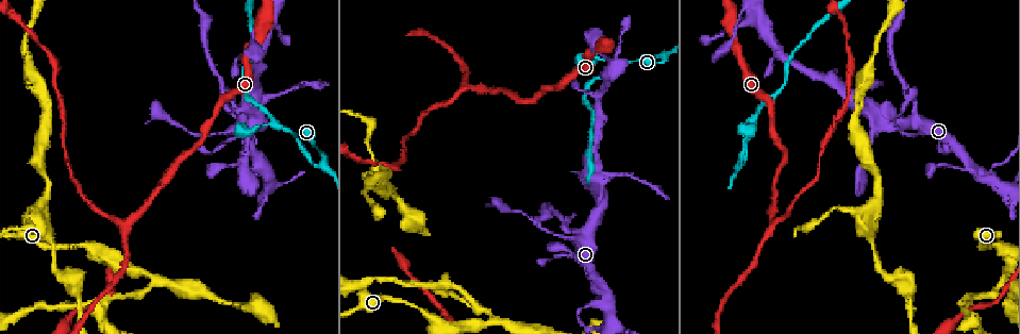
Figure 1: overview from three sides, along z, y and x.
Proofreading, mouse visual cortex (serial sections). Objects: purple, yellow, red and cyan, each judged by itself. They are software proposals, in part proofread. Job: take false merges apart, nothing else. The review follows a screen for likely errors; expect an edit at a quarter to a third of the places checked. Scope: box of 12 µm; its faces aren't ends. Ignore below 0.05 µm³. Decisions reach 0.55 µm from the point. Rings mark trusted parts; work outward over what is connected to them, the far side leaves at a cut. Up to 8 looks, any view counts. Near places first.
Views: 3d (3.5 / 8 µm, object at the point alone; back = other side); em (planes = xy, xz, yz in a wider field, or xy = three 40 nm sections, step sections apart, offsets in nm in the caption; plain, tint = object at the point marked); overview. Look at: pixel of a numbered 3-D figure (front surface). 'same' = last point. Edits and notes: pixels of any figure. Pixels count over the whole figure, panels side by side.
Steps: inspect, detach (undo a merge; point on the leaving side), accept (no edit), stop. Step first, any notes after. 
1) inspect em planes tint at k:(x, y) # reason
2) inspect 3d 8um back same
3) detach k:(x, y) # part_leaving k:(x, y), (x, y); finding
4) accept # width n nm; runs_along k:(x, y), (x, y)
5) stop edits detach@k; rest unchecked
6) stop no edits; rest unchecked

inspect 3d 3.5um at 1:(573, 229) # thin neck

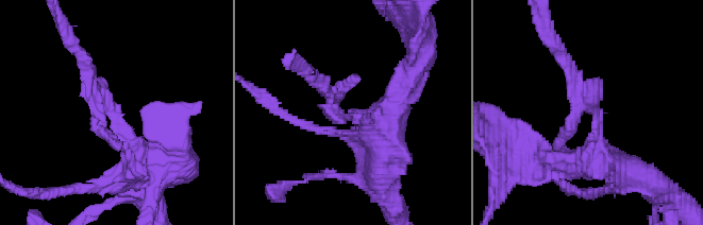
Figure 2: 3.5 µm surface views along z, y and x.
inspect em planes tint at 2:(110, 112)

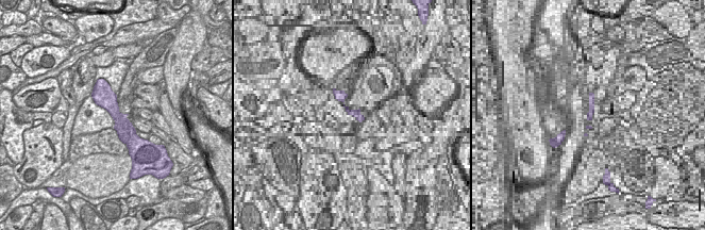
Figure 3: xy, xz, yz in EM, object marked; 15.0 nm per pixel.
detach 2:(323, 84) # part_leaving 2:(331, 103), (301, 65), (288, 65); a second cell is stuck on

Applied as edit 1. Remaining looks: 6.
inspect 3d 3.5um at 1:(970, 163) # small branch off a trunk

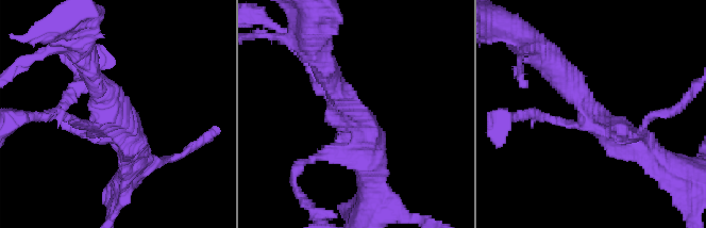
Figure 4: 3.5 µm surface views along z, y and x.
inspect em planes tint at 4:(350, 104)

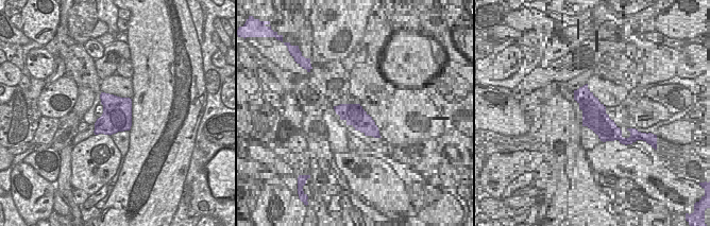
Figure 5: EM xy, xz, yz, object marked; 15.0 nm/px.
accept # runs_along 4:(545, 56), (600, 121), (640, 145); continuous, no second cell

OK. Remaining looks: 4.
inspect 3d 3.5um back at 1:(318, 167) # abrupt turn

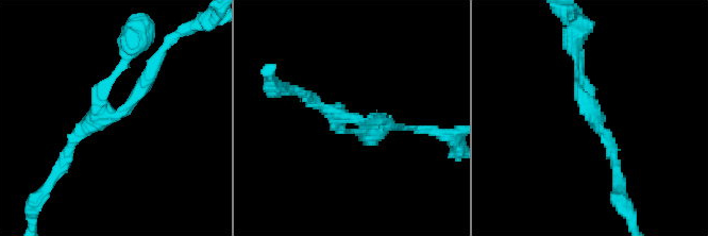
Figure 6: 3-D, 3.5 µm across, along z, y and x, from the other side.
inspect em planes tint at 6:(351, 120) # arms 3; arm_widths 100, 150, 200 nm; need the tissue

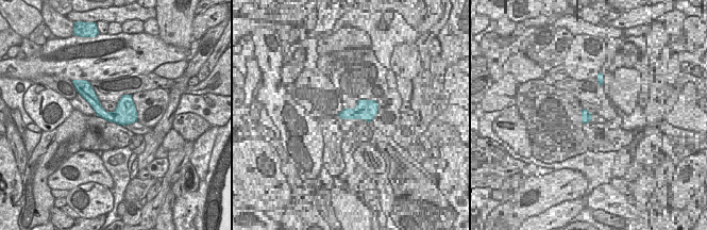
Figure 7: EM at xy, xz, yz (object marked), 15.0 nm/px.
inspect em xy step 5 tint same # another direction

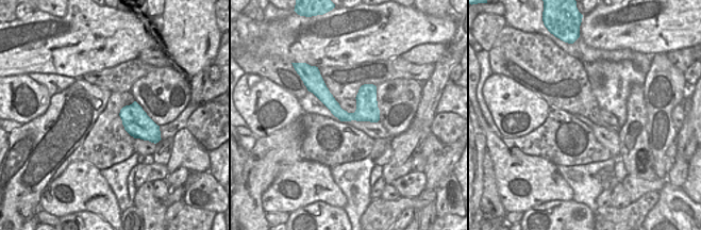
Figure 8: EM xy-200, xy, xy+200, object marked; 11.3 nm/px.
accept # runs_along 6:(363, 133), (342, 116), (394, 127); one cell here

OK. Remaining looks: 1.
stop edits detach@2; rest unchecked

